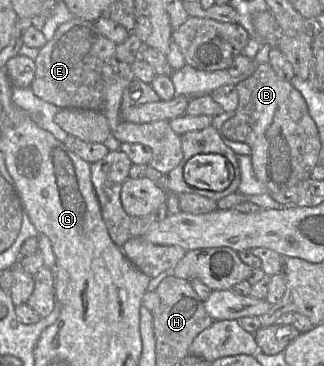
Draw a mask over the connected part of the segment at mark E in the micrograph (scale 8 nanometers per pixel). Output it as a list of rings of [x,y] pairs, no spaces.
[[[73,18],[60,25],[53,38],[40,49],[34,60],[36,73],[30,87],[37,97],[60,109],[103,113],[113,135],[121,122],[123,92],[134,79],[131,65],[117,59],[116,49],[117,44],[103,36],[94,22]]]

